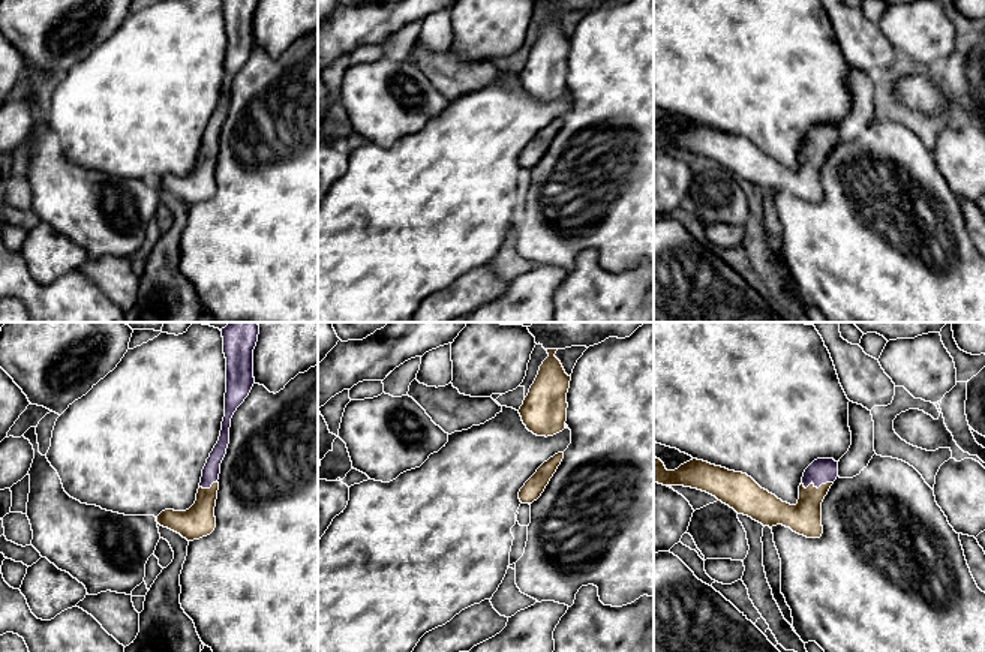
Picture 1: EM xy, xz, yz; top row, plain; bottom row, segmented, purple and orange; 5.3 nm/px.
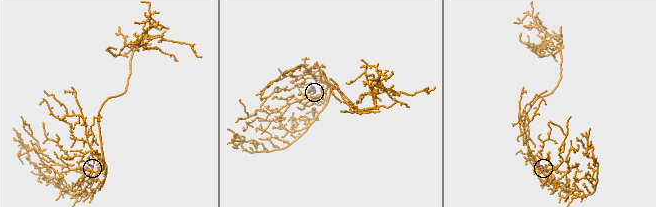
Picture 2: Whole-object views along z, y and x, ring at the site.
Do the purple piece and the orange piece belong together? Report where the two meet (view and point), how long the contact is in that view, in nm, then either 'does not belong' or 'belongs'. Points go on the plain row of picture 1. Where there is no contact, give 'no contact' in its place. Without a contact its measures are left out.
yz (816, 150) | 180 nm | belongs

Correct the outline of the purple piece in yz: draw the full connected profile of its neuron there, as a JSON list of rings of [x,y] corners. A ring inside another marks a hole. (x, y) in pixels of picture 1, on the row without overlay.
[[[654,121],[654,147],[684,150],[706,156],[738,178],[751,181],[763,190],[783,189],[807,202],[820,202],[822,166],[838,141],[838,126],[817,123],[804,136],[796,169],[783,166],[762,153],[751,141],[693,123],[675,135]]]

